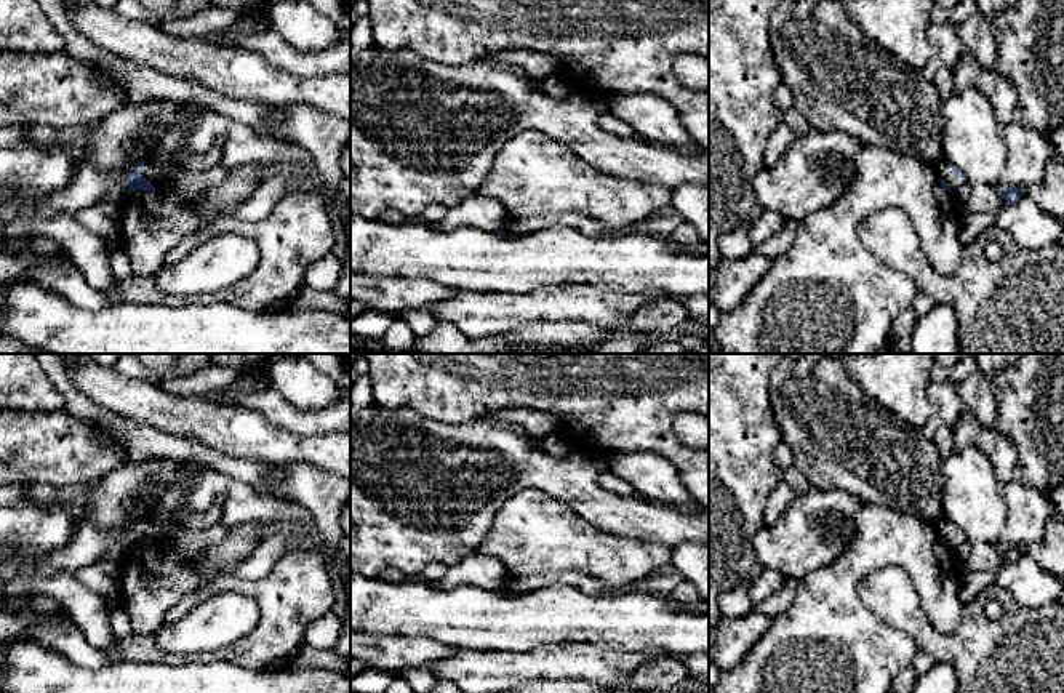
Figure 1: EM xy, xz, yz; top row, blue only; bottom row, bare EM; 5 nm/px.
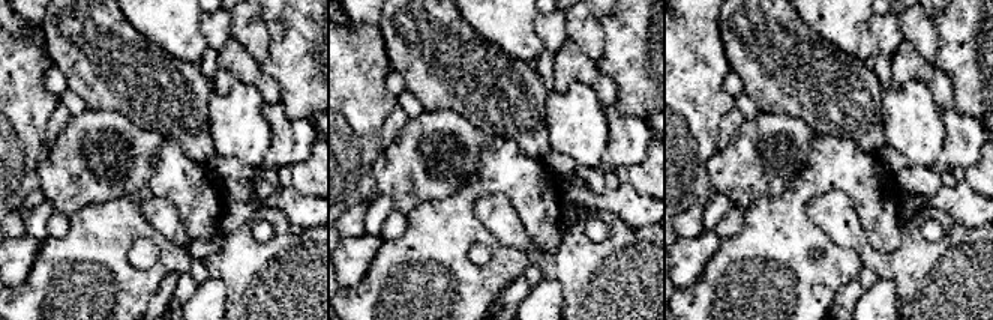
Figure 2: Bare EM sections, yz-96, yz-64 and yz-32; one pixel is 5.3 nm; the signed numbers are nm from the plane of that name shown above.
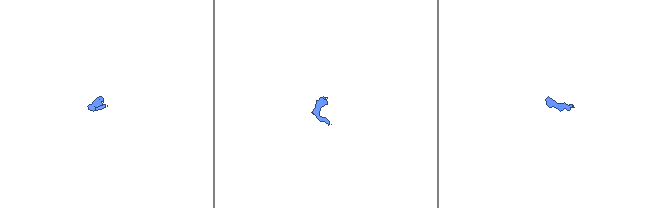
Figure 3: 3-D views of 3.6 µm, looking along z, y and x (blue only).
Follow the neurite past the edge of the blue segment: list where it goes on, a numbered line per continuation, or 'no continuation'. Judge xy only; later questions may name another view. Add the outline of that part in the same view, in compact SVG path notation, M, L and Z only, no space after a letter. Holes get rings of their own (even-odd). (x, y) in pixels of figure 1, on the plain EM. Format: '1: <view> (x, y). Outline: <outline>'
1: xy (200, 484). Outline: M182 461L184 474L163 496L155 514L144 519L141 531L155 547L170 546L187 554L202 552L219 543L221 535L242 523L258 522L285 527L298 535L317 535L312 512L302 504L262 495L245 482L198 461ZM216 496L224 498L222 520L218 531L198 531L181 523L184 509L205 512Z

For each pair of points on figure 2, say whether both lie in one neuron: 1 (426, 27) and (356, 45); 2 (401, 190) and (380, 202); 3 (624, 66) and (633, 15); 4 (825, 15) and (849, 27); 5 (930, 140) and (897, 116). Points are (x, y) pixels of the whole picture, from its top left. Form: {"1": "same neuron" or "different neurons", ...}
{"1": "different neurons", "2": "different neurons", "3": "same neuron", "4": "same neuron", "5": "same neuron"}

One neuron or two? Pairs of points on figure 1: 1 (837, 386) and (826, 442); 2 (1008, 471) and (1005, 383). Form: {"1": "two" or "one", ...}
{"1": "one", "2": "two"}

